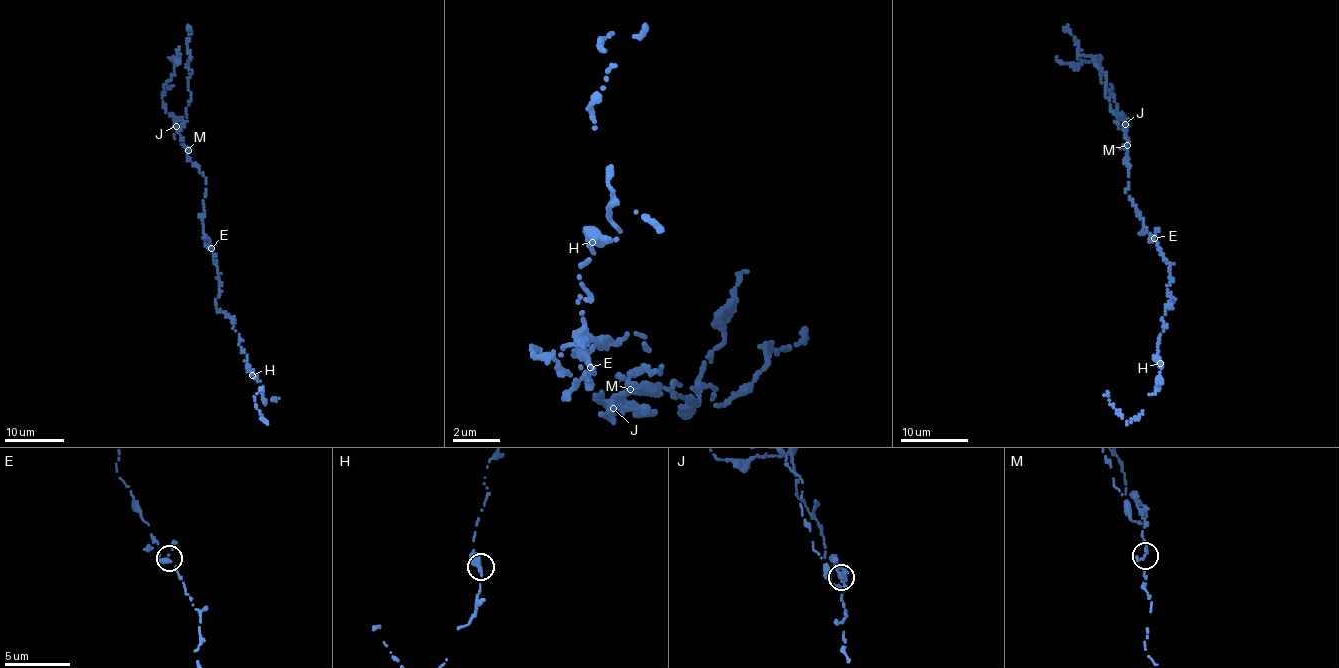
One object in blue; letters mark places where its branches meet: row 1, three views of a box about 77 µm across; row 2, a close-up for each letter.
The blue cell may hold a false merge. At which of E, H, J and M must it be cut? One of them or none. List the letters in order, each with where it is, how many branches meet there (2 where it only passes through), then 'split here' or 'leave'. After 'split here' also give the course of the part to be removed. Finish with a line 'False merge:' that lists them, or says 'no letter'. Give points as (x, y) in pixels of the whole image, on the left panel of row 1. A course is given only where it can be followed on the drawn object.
E: at (211, 248); 3 branches meet; leave
H: at (252, 375); 2 branches meet; leave
J: at (176, 126); 3 branches meet; split here; foreign part runs (176, 126), (181, 130), (190, 99), (187, 79), (191, 71), (188, 67), (188, 24)
M: at (188, 150); 2 branches meet; leave
False merge: J

